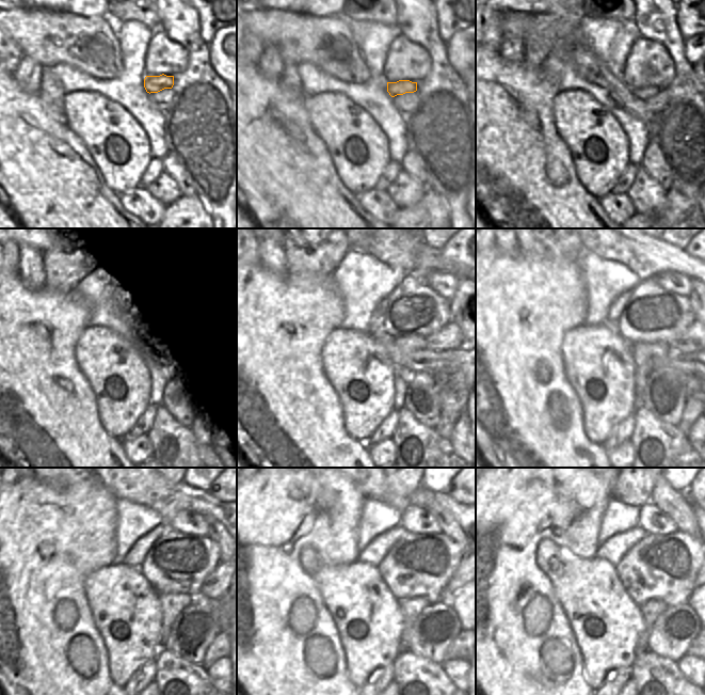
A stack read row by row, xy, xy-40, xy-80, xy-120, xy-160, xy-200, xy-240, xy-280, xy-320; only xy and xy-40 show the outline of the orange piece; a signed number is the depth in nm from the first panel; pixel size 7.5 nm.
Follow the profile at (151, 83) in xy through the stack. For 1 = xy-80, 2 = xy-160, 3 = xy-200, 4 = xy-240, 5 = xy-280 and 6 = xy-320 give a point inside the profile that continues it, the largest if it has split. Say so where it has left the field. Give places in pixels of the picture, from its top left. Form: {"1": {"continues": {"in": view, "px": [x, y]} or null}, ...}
{"1": {"continues": {"in": "xy-80", "px": [635, 104]}}, "2": {"continues": {"in": "xy-160", "px": [397, 347]}}, "3": {"continues": {"in": "xy-200", "px": [649, 357]}}, "4": {"continues": {"in": "xy-240", "px": [172, 603]}}, "5": {"continues": {"in": "xy-280", "px": [411, 607]}}, "6": {"continues": {"in": "xy-320", "px": [651, 610]}}}

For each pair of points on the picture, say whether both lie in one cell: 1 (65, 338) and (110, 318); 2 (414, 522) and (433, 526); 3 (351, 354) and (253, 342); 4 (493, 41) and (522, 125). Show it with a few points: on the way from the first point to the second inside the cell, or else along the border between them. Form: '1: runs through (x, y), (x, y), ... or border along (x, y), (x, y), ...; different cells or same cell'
1: border along (84, 300), (90, 310), (89, 325); different cells
2: runs through (418, 522), (425, 528), (429, 527); same cell
3: border along (335, 329), (327, 335), (321, 348), (324, 375); different cells
4: border along (486, 46), (499, 52); different cells

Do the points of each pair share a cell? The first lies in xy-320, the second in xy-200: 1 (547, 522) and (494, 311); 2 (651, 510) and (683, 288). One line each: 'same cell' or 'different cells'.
1: same cell
2: same cell

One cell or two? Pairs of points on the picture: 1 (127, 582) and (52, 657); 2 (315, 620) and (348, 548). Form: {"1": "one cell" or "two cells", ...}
{"1": "two cells", "2": "one cell"}

